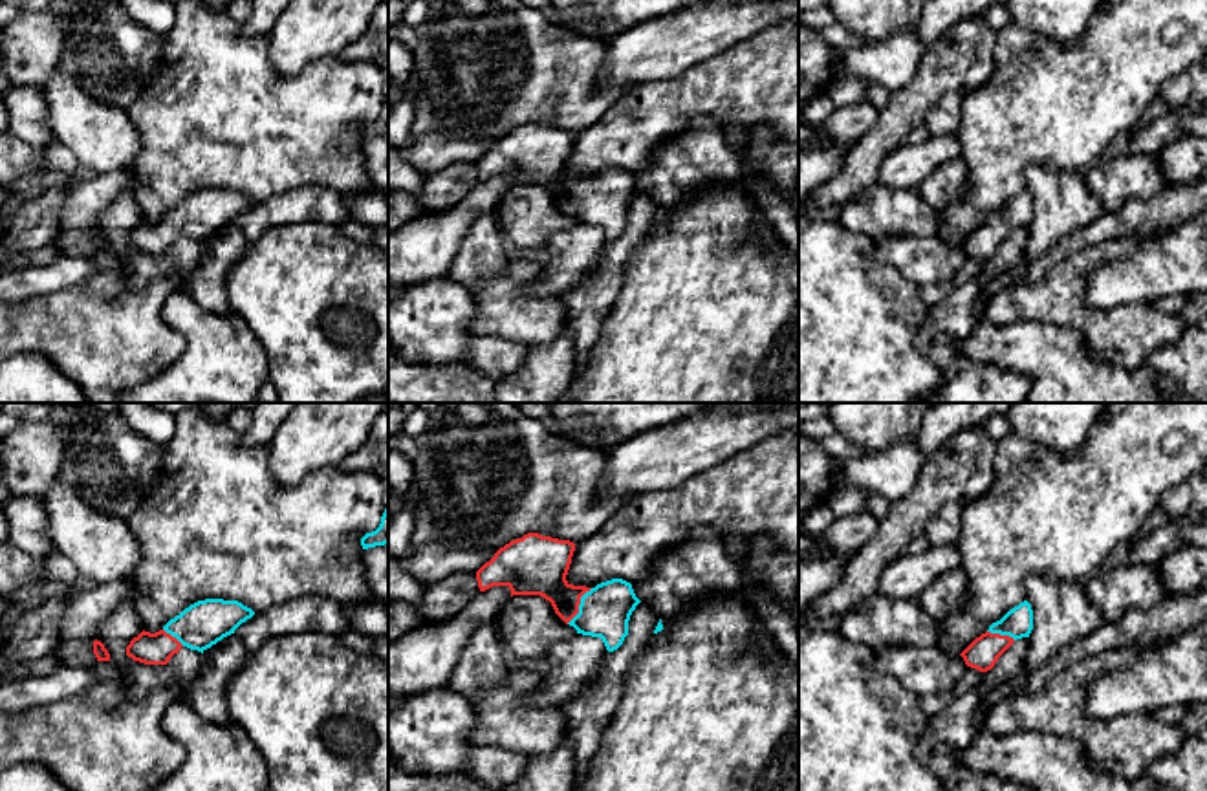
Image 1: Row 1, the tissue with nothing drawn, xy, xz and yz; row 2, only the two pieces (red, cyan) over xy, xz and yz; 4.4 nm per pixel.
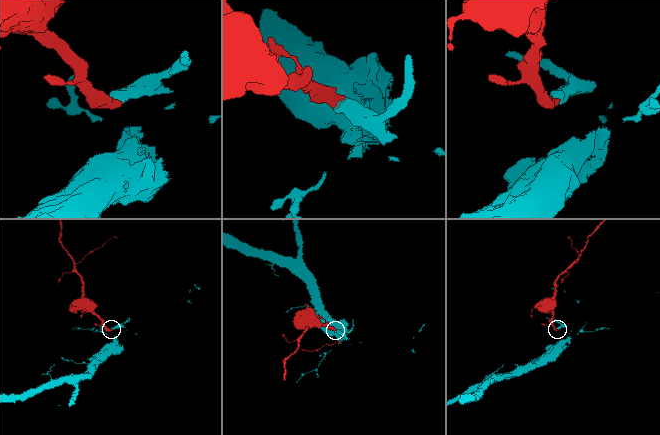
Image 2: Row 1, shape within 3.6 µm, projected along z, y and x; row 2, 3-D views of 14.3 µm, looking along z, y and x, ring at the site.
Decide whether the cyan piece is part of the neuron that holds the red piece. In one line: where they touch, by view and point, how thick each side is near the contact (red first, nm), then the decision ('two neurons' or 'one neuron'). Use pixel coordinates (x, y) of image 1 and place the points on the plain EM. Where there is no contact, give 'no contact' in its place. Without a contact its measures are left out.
contact xz (579, 193); calibres 260 and 220 nm; one neuron

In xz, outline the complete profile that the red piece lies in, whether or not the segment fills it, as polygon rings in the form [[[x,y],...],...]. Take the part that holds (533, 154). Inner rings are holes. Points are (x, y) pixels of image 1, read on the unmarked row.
[[[527,123],[500,137],[476,161],[480,181],[507,176],[513,185],[540,185],[577,223],[601,227],[606,240],[617,240],[628,225],[628,211],[641,192],[632,174],[612,168],[595,178],[566,170],[575,134]]]

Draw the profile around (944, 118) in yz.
[[[951,92],[941,95],[941,99],[930,108],[925,117],[930,137],[956,132],[962,121],[962,99],[963,95]]]

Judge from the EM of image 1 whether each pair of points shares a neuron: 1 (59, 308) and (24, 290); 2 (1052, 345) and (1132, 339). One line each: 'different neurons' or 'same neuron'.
1: different neurons
2: different neurons

